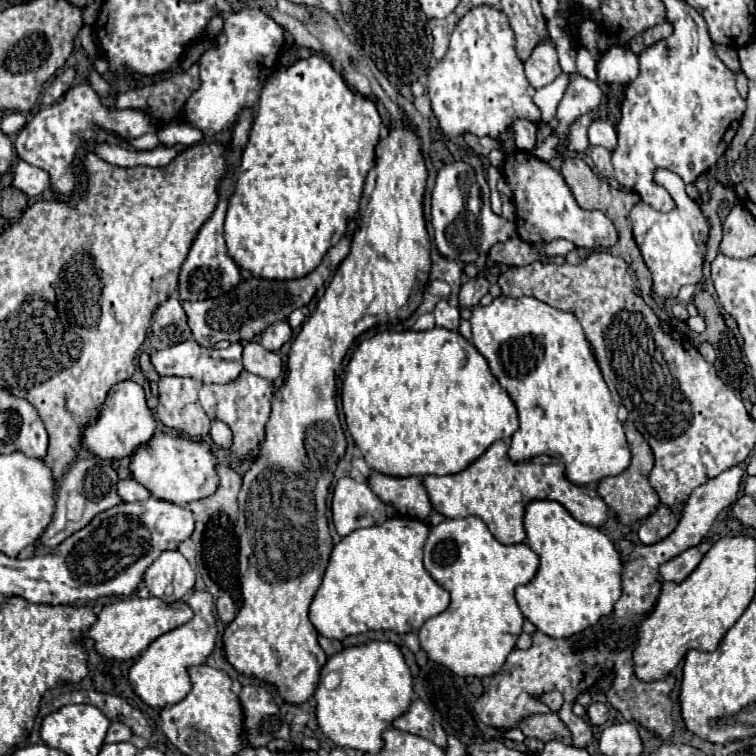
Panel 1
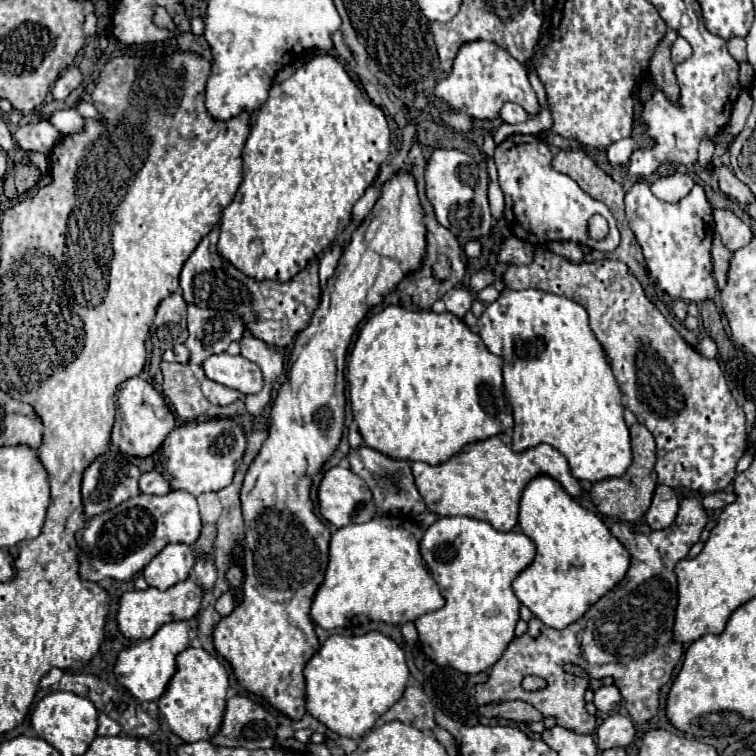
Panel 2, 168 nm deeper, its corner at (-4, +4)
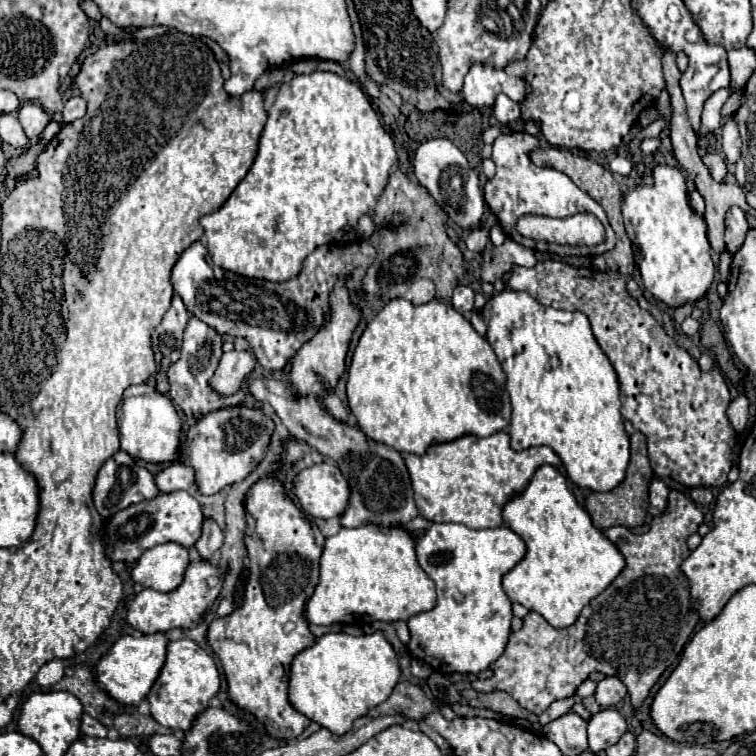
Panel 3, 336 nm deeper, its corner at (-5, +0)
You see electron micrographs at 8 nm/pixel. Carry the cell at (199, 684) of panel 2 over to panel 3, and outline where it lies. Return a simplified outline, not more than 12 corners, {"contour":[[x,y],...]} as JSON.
{"contour":[[168,642],[148,694],[152,716],[188,732],[220,692],[212,656]]}

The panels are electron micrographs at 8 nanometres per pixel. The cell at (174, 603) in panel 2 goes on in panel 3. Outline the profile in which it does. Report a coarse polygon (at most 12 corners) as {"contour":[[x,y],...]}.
{"contour":[[190,562],[172,592],[144,588],[126,620],[142,634],[188,630],[216,602],[222,572]]}

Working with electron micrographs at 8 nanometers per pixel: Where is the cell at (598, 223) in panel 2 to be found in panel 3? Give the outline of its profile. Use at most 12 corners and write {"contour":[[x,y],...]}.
{"contour":[[594,214],[564,220],[522,216],[518,232],[532,240],[596,246],[606,230]]}

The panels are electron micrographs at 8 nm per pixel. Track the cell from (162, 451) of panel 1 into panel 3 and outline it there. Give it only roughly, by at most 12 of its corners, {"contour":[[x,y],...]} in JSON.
{"contour":[[244,406],[200,418],[180,460],[200,494],[258,466],[274,424]]}

